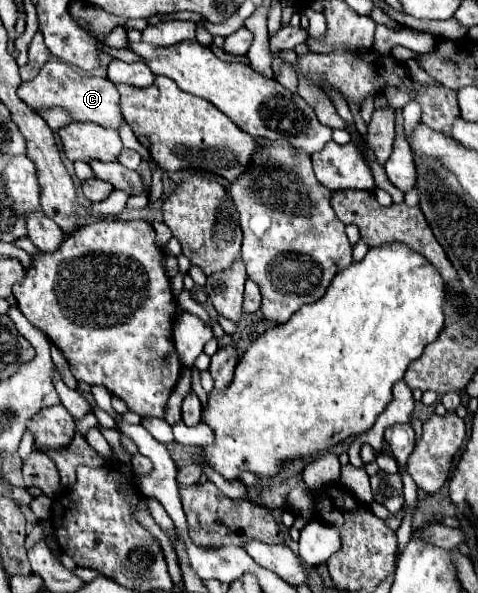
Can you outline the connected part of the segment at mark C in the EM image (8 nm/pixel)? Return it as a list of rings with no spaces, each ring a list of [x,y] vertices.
[[[53,59],[47,61],[47,67],[39,71],[35,81],[21,83],[17,95],[33,109],[45,111],[49,107],[65,109],[73,121],[93,121],[105,129],[119,129],[123,125],[123,115],[119,109],[119,93],[109,79],[103,77],[83,77],[71,65]]]

